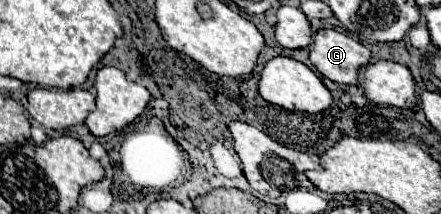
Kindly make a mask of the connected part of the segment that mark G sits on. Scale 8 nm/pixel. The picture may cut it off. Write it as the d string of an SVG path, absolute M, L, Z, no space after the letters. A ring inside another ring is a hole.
M318 30L310 44L310 62L332 82L356 84L358 68L370 62L370 50L338 30Z

